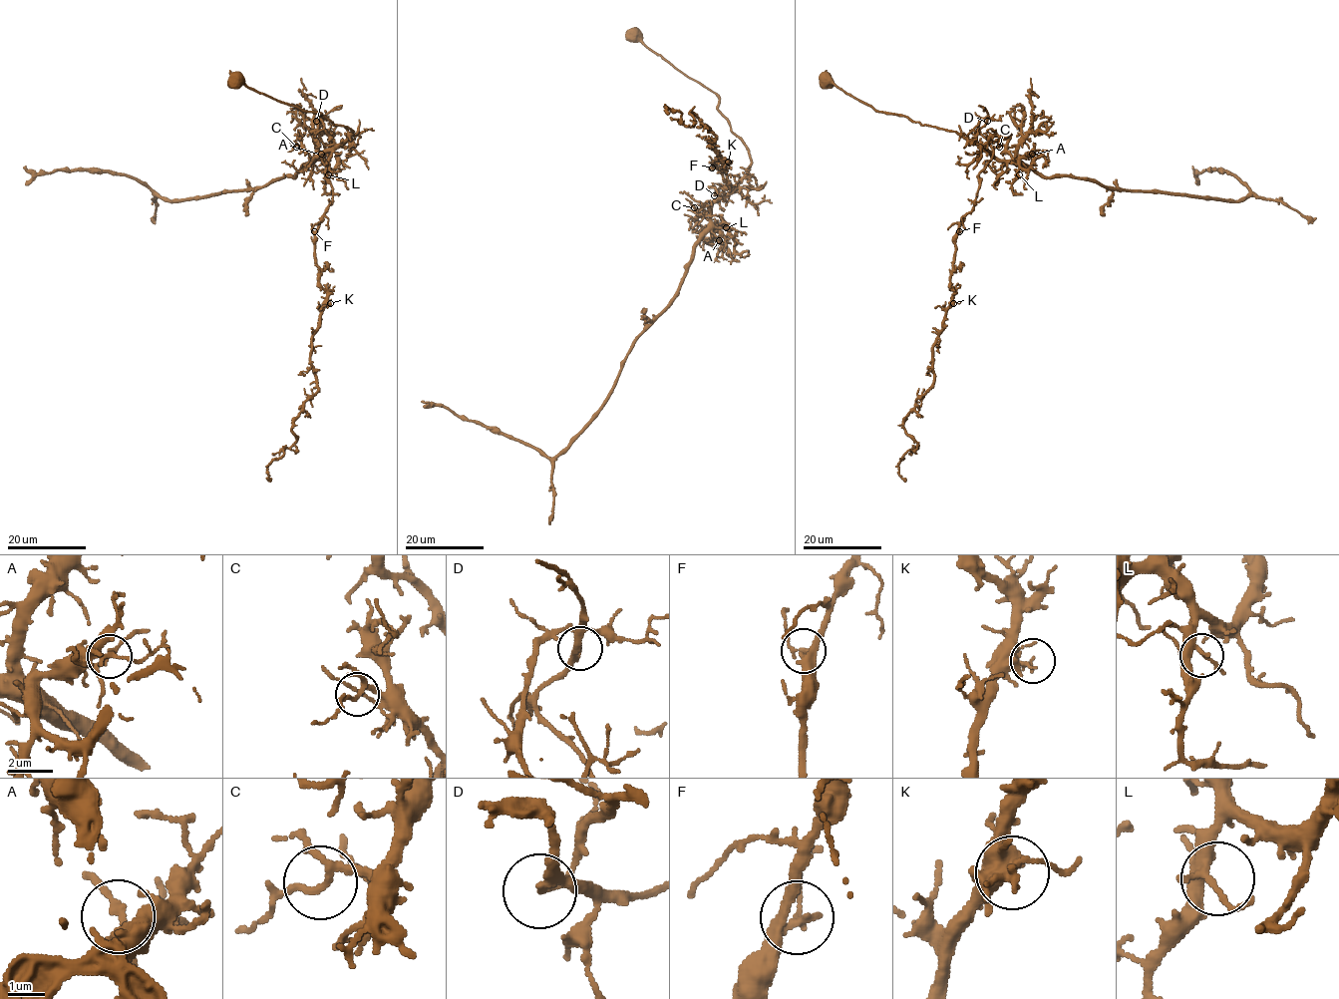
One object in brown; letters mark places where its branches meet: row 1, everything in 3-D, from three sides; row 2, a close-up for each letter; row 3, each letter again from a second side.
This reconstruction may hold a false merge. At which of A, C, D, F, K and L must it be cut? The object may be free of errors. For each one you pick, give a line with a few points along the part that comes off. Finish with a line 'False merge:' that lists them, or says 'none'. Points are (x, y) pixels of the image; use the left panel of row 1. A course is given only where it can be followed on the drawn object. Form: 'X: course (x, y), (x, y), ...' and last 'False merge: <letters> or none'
D: course (316, 121), (332, 195), (314, 242), (326, 292), (312, 336), (317, 390), (269, 480)
False merge: D

